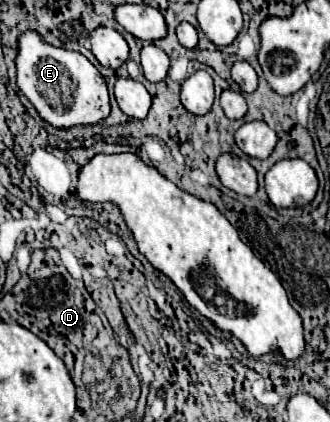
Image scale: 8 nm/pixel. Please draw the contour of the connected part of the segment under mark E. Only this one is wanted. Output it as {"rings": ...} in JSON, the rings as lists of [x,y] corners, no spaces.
{"rings":[[[23,32],[19,38],[17,86],[53,128],[93,126],[111,114],[109,90],[101,72],[83,54],[53,48],[35,32]]]}

